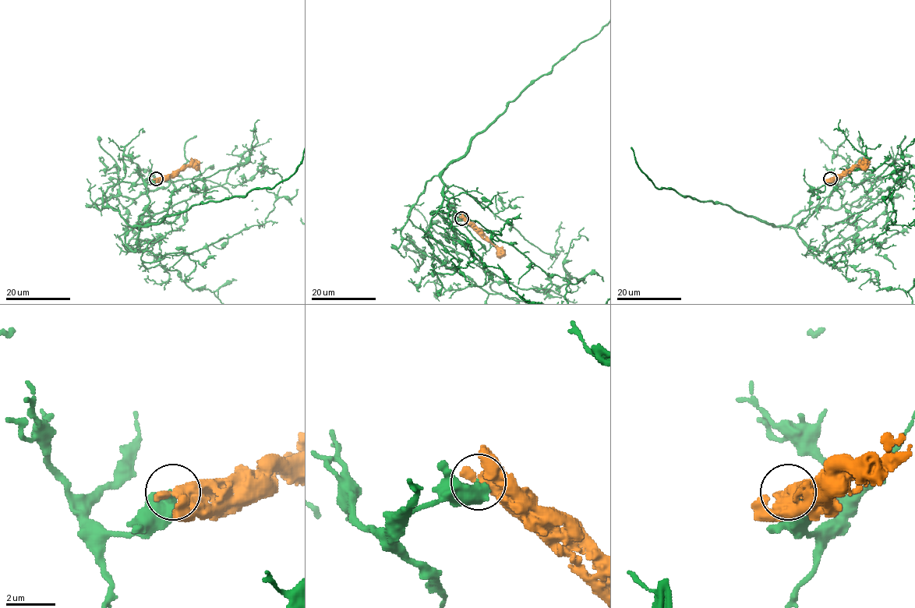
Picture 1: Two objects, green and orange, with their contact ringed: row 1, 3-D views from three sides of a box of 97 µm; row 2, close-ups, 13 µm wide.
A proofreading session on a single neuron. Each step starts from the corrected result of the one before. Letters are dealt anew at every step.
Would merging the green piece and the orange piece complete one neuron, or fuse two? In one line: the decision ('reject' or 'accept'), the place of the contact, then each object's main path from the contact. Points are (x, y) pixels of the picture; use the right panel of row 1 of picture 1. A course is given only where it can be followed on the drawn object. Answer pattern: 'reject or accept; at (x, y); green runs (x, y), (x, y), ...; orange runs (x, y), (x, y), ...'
reject; at (830, 178); orange runs (830, 178), (838, 178), (859, 164), (867, 164), (870, 161)

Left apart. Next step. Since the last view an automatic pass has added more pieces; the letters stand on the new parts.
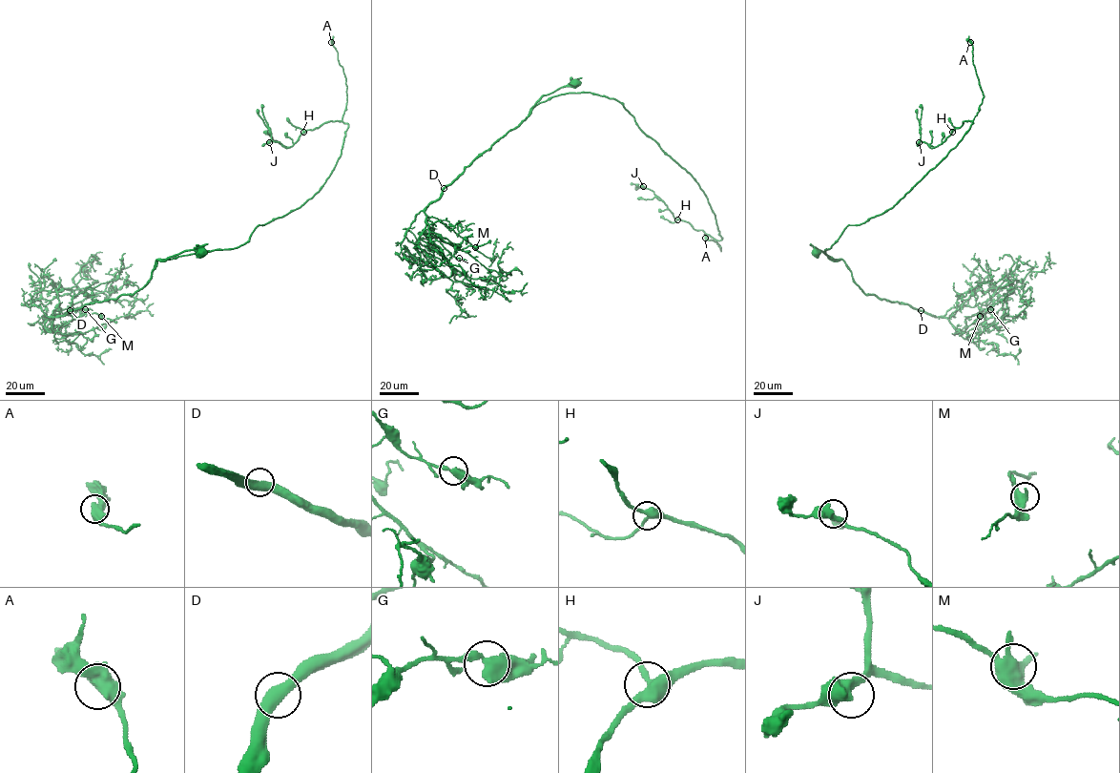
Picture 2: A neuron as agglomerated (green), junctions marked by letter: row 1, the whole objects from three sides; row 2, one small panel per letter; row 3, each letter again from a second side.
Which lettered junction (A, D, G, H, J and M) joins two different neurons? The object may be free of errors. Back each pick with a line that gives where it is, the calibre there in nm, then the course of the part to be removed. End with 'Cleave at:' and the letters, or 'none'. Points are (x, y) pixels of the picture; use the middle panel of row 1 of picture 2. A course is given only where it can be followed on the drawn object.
Cleave at: none

